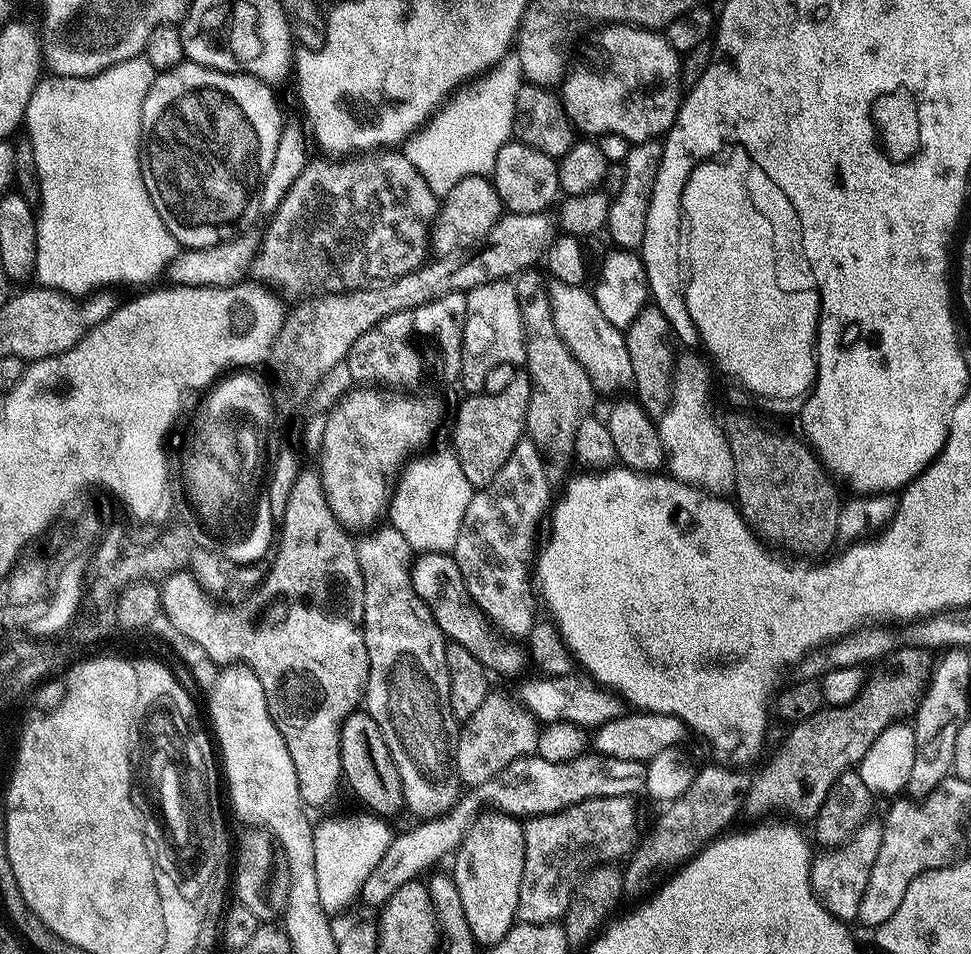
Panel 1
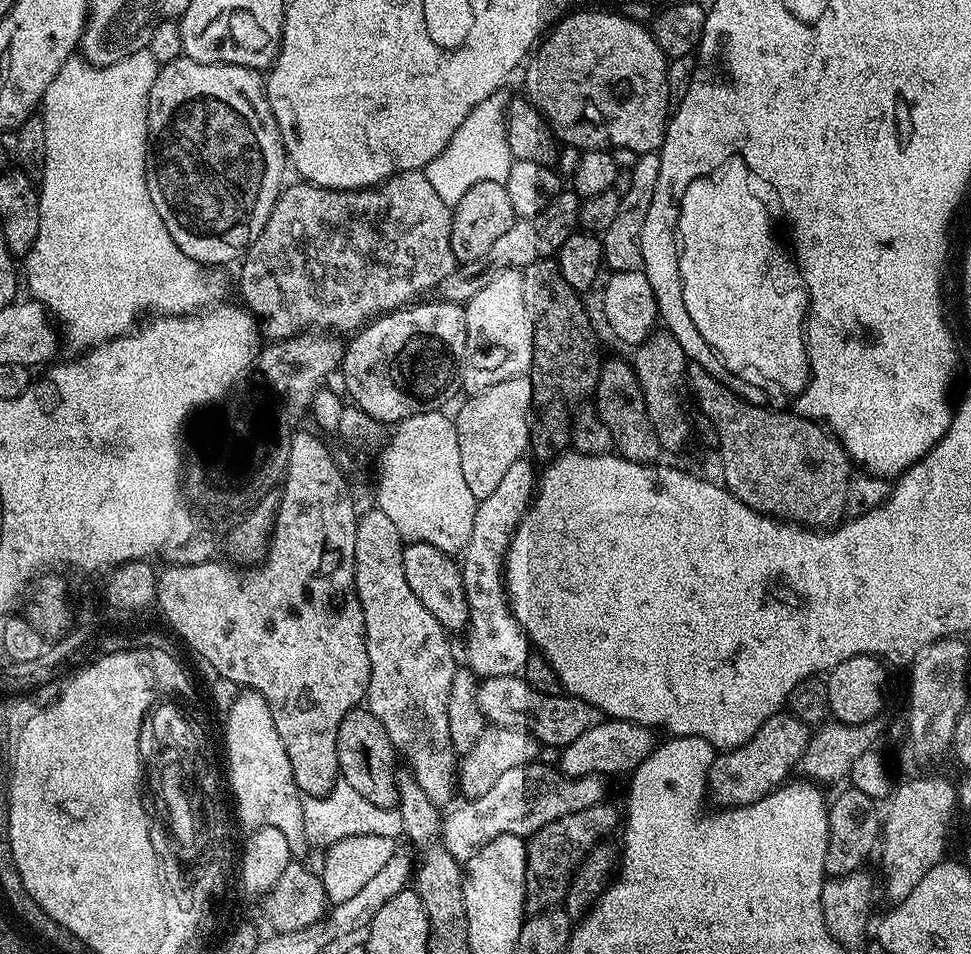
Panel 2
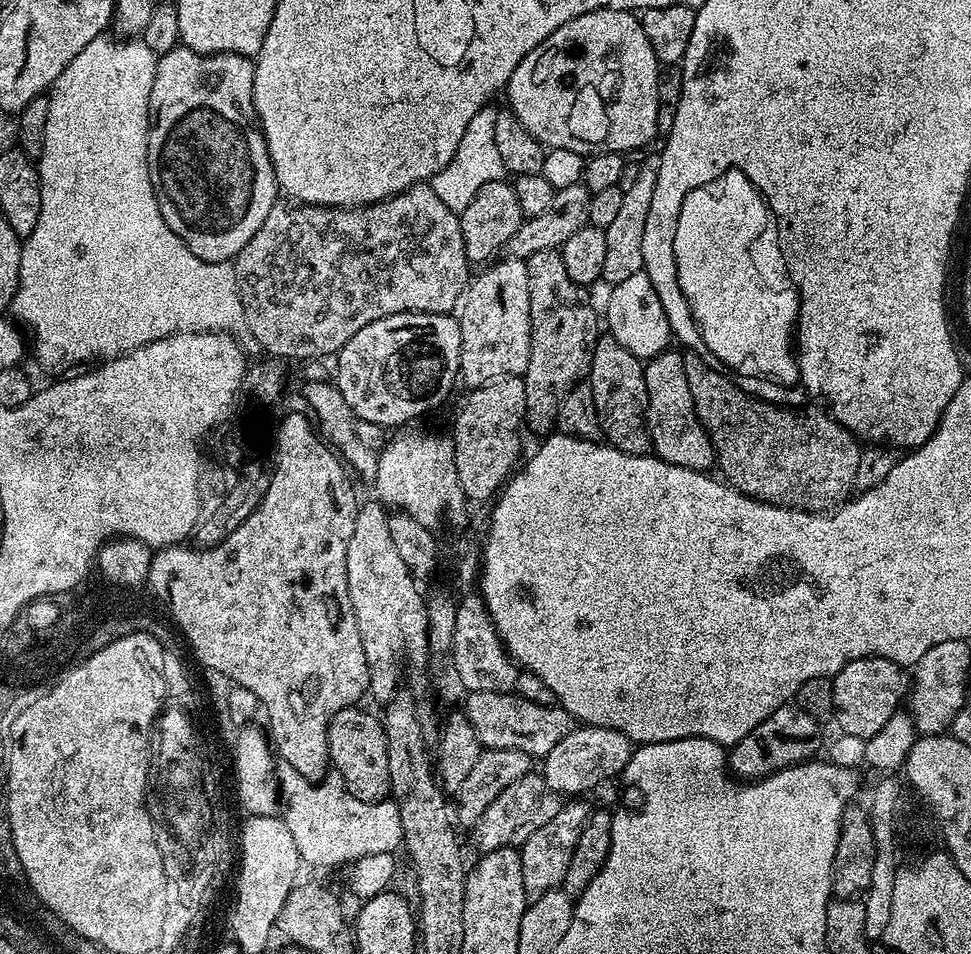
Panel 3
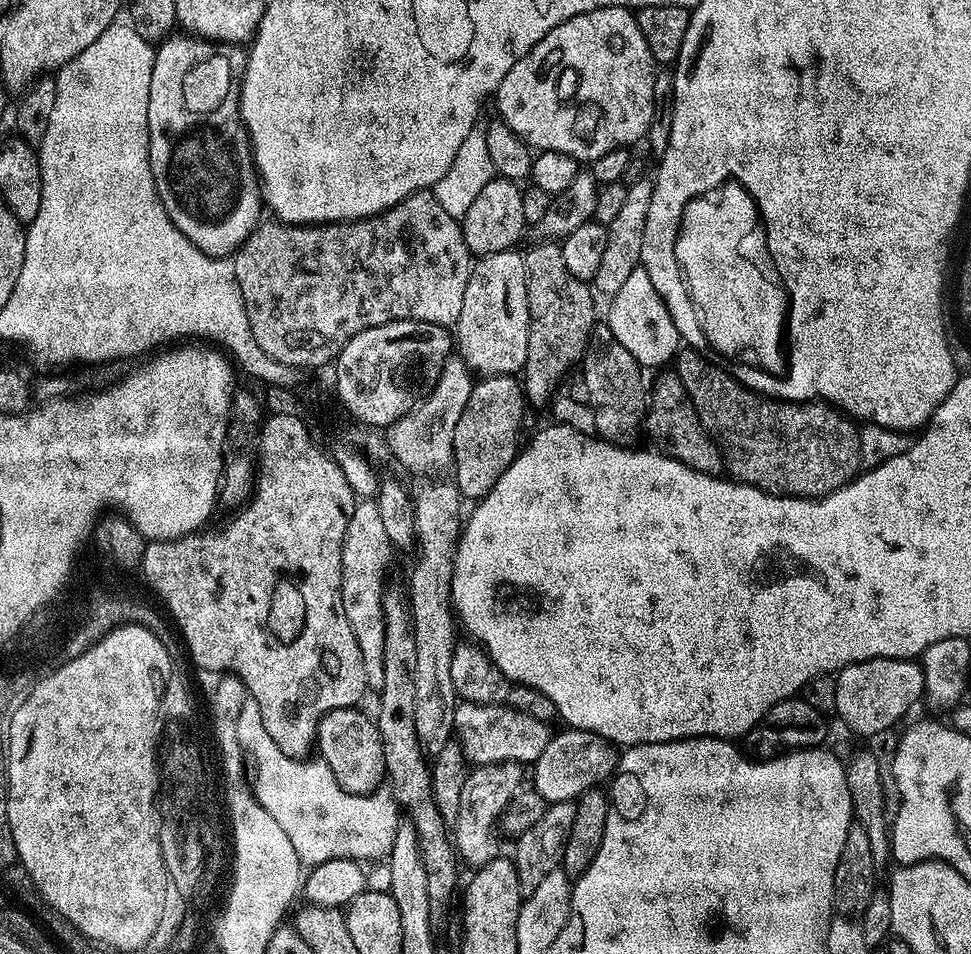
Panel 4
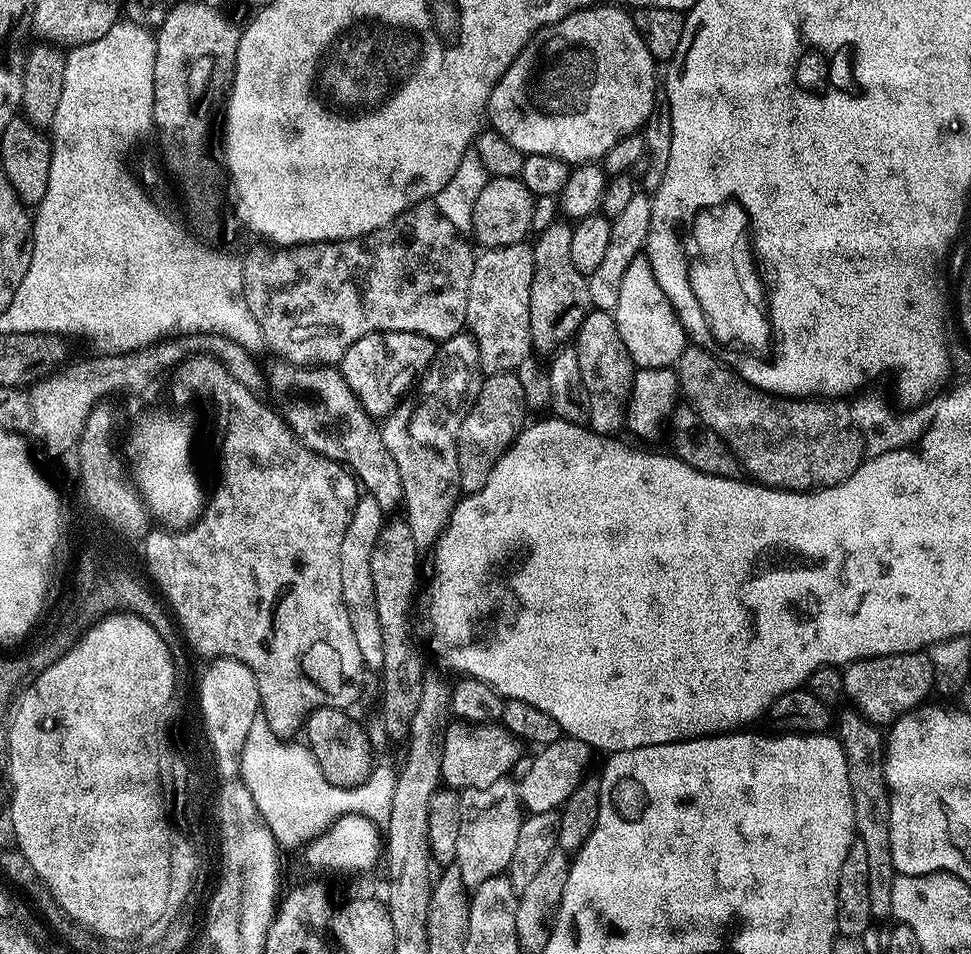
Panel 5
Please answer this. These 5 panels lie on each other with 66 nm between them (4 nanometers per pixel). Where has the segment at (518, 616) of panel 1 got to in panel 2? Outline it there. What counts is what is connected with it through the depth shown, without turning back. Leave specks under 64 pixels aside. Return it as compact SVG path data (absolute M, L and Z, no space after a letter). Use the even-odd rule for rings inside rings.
M521 458L507 467L506 474L491 492L490 498L476 505L473 530L469 544L462 553L460 573L468 603L468 626L463 637L464 652L468 655L466 664L478 678L523 673L530 655L528 636L512 613L512 605L508 603L508 590L504 586L504 558L508 554L516 527L532 504L537 487L537 469L532 469L528 458Z

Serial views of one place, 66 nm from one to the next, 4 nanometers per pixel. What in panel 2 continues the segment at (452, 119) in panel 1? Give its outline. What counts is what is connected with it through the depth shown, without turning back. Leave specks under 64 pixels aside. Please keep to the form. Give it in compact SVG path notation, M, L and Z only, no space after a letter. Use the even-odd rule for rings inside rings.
M501 90L490 94L466 114L458 130L446 142L446 146L427 166L422 169L425 178L434 186L438 198L450 206L462 202L462 194L478 182L498 182L503 184L510 172L514 159L506 138L505 120L508 119L509 93Z

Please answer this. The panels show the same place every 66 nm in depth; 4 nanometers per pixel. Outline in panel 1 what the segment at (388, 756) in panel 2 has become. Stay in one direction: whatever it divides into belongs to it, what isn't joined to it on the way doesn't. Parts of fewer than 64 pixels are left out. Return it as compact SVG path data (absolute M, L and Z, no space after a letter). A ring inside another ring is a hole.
M367 710L351 712L342 726L340 735L340 753L342 754L342 776L352 787L352 792L365 804L369 813L381 818L391 818L405 811L404 791L398 774L398 766L378 730L378 722L370 718Z

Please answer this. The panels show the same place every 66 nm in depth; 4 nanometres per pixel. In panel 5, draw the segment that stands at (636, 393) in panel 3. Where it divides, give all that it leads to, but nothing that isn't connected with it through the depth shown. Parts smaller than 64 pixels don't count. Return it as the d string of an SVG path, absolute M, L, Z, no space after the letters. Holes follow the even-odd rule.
M590 310L576 331L574 347L578 354L578 367L582 370L582 382L590 398L590 418L592 431L603 436L616 436L619 428L625 427L628 418L628 401L631 398L632 383L637 367L632 363L630 350L616 329L616 317L611 312Z

